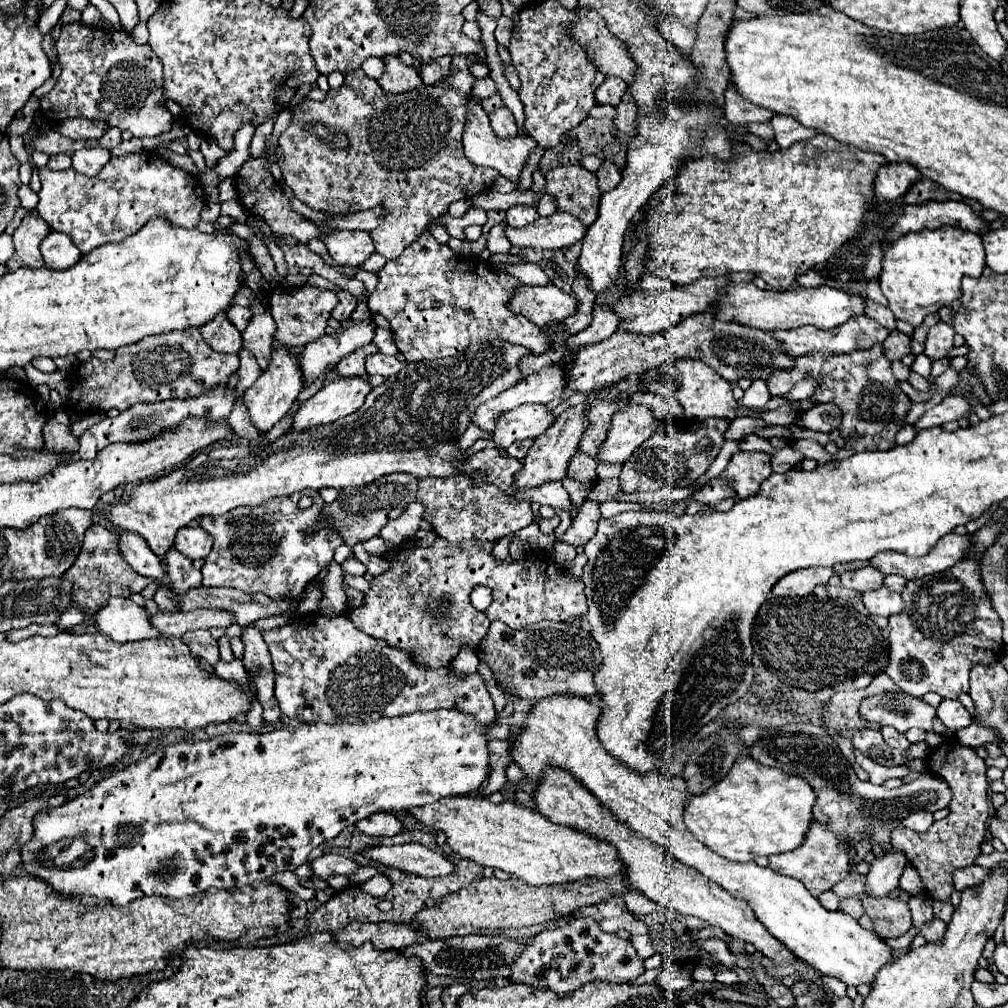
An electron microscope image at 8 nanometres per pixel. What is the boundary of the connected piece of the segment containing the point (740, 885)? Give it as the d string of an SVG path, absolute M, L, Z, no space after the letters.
M551 695L537 701L527 713L523 731L511 745L513 761L533 781L539 781L543 777L543 769L549 765L563 767L575 775L601 803L605 803L605 807L609 807L617 821L625 823L641 837L665 847L665 851L675 855L681 863L697 869L707 879L725 887L731 895L745 899L767 931L785 943L785 947L789 947L789 951L793 951L799 959L817 967L819 973L837 977L845 985L871 985L877 971L893 961L891 947L875 935L875 931L863 929L843 911L827 911L801 881L779 875L771 867L759 867L755 861L727 861L709 847L701 845L683 823L683 807L689 797L685 781L681 777L667 779L661 773L641 775L607 755L595 733L599 715L601 707L577 695Z

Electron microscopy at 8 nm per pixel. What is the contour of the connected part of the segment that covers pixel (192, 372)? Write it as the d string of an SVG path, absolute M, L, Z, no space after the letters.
M189 327L185 331L171 331L169 335L155 335L155 337L145 337L129 347L117 349L117 355L113 361L99 361L91 357L89 361L81 363L75 379L71 383L69 391L69 403L77 411L125 411L135 403L155 403L155 401L165 401L165 399L191 399L199 397L203 391L225 385L227 379L237 371L239 367L239 357L237 355L227 355L227 353L215 353L203 339L197 327Z

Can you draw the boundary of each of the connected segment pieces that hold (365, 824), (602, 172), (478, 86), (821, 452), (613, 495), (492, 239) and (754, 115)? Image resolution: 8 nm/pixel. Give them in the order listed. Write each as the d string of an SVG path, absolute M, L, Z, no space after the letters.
M377 813L361 819L355 825L365 835L397 835L401 833L401 823L393 813Z
M603 161L601 167L595 171L597 179L599 179L599 189L601 193L611 191L613 187L617 187L617 183L621 181L621 171L617 169L617 165L613 161Z
M477 79L473 83L473 97L485 99L485 97L489 97L493 93L497 93L497 85L495 85L493 79Z
M799 439L799 441L791 441L789 443L793 449L801 451L805 457L815 459L819 465L825 465L831 461L831 455L825 451L823 445L819 445L815 439Z
M597 479L593 483L587 499L601 505L605 501L615 501L619 493L623 493L623 489L619 485L619 479Z
M499 223L491 229L489 233L489 243L487 243L487 249L491 251L491 255L497 255L497 253L507 253L511 249L511 243L505 241L505 233L501 231L505 223Z
M729 83L727 91L725 91L725 117L735 123L735 125L747 125L747 123L761 123L761 121L769 121L773 117L773 111L767 111L763 107L757 107L749 101L745 101L739 93L737 87L733 83Z

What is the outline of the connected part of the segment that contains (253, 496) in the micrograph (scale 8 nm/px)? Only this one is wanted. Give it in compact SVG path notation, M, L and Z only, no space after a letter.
M497 339L491 343L469 345L467 351L449 359L409 363L405 371L399 371L397 375L385 379L383 385L375 387L367 395L363 407L353 415L325 427L313 427L303 433L291 431L289 435L283 435L267 447L251 447L247 443L239 443L201 451L173 473L135 485L125 501L117 501L107 507L109 519L123 531L139 533L147 541L151 551L159 559L165 559L165 553L173 545L173 539L181 527L203 515L225 515L237 505L257 505L265 503L267 499L285 497L303 489L319 491L323 487L357 487L361 483L371 483L387 473L409 473L413 477L457 475L457 471L453 471L453 459L461 459L463 455L457 449L459 435L467 429L473 413L481 403L497 397L501 391L509 389L521 379L519 363L527 355L531 355L527 347Z

